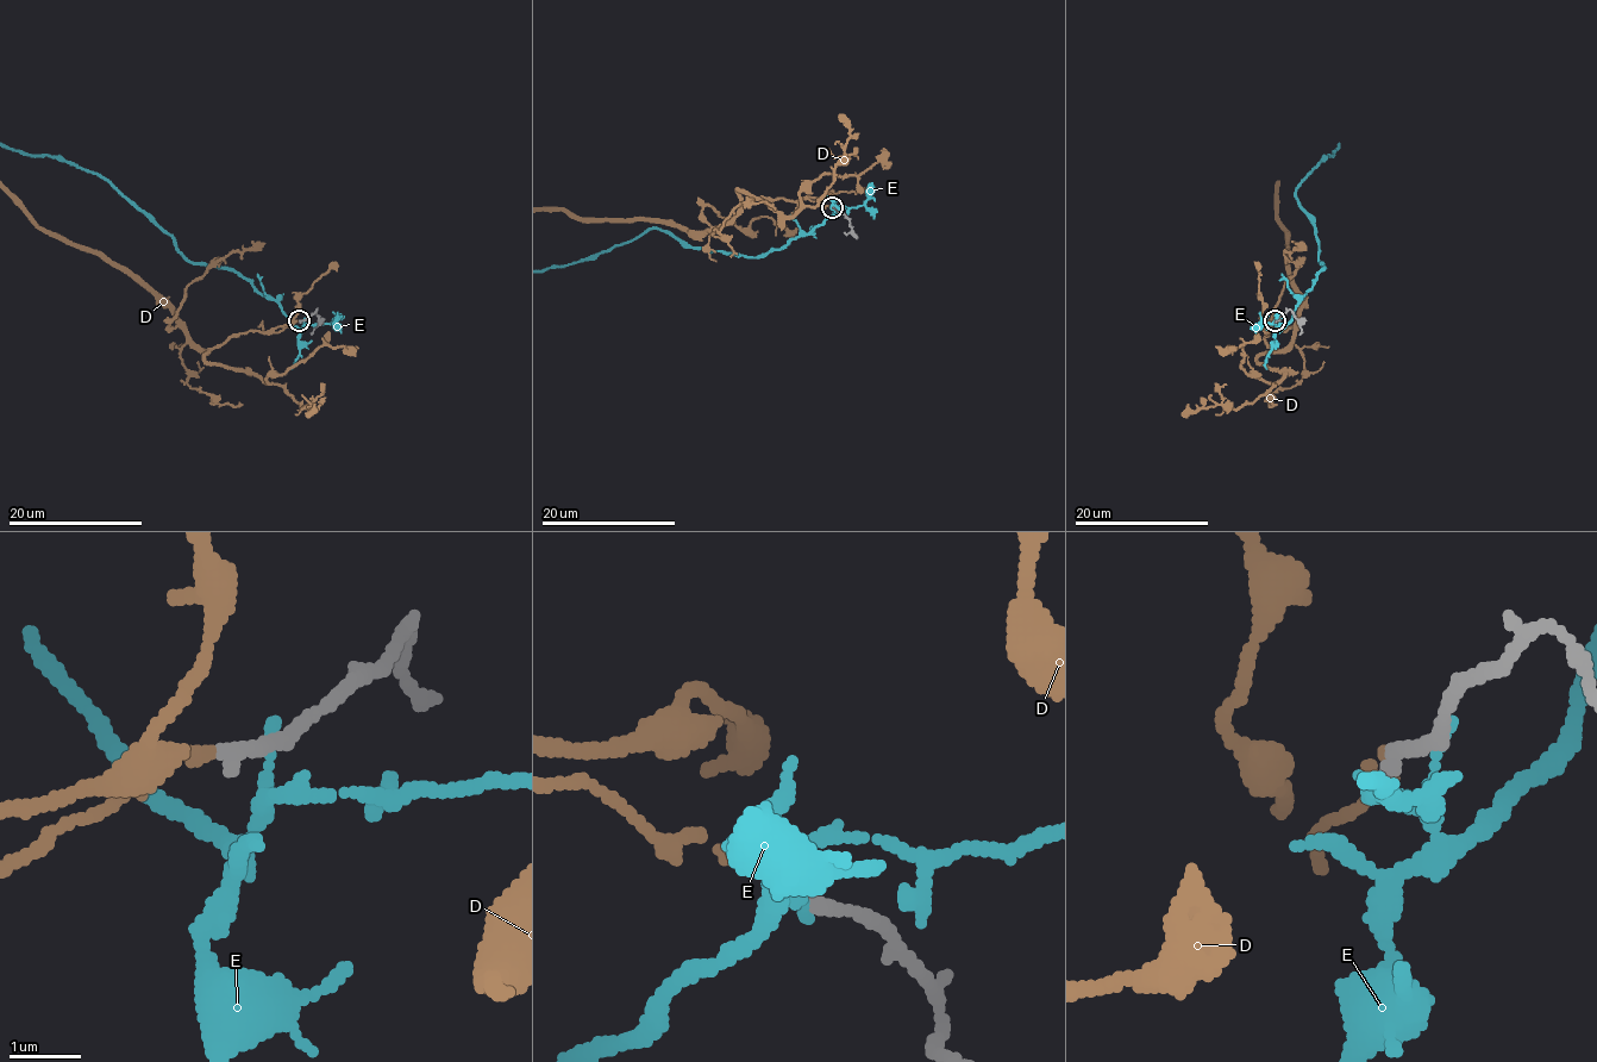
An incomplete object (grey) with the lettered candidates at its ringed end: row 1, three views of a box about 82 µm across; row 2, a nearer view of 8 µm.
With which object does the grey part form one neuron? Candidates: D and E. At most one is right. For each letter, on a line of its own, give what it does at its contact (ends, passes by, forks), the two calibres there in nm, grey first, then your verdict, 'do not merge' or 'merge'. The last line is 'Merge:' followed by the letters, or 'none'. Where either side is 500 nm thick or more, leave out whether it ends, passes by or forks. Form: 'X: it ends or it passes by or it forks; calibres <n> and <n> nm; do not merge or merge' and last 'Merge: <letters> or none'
D: it ends; calibres 220 and 150 nm; merge
E: it passes by; calibres 280 and 110 nm; do not merge
Merge: D

